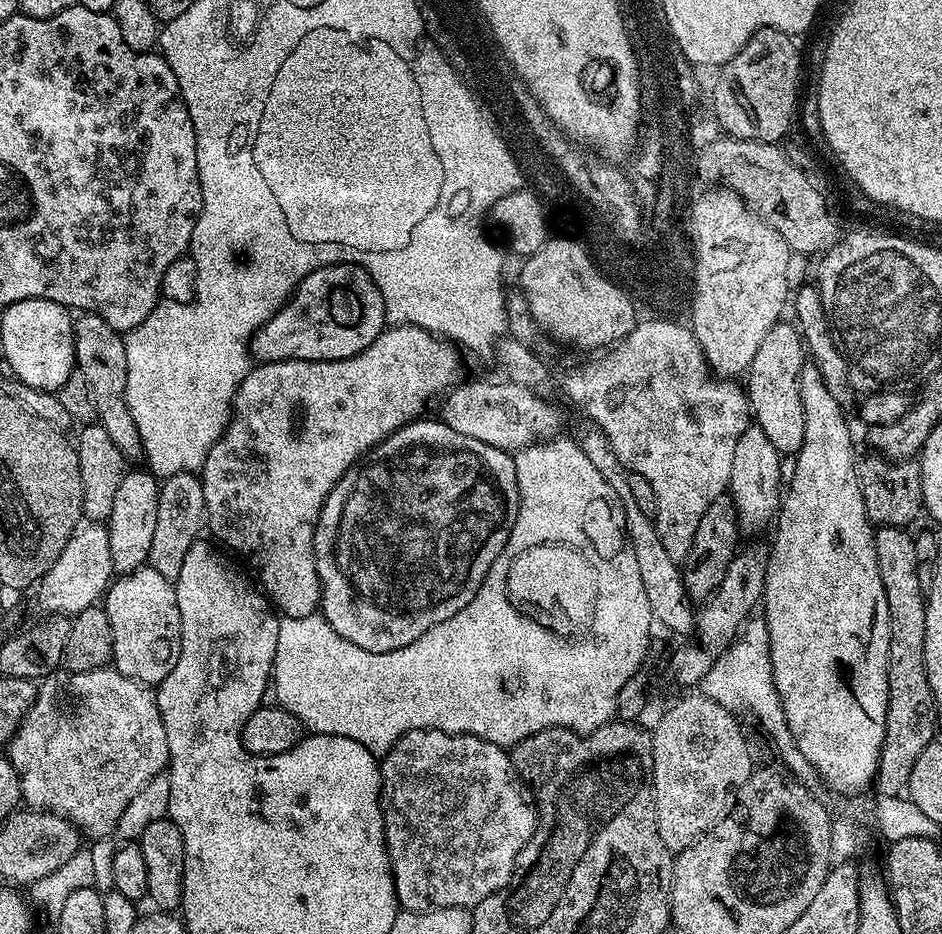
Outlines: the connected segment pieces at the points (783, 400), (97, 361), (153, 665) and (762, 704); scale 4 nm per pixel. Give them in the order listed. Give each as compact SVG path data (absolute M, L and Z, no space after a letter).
M792 322L775 324L762 338L754 362L750 362L746 373L748 405L752 408L755 427L770 438L774 450L781 454L800 451L802 438L806 434L806 422L802 422L802 394L800 393L800 368L806 363L806 345L799 328Z
M80 314L75 317L74 350L76 351L76 368L86 378L86 390L90 390L90 398L96 411L95 423L110 434L114 446L122 450L125 461L138 462L144 460L144 443L138 434L138 426L134 426L134 414L130 414L130 406L126 402L126 346L124 336L115 332L100 316Z
M150 566L117 575L102 600L110 618L112 659L116 671L139 684L158 686L174 670L180 653L180 615L175 583Z
M752 618L745 623L740 635L721 654L714 669L715 676L716 689L711 689L710 692L712 699L719 702L723 708L733 710L745 708L750 715L756 716L757 722L768 731L768 736L772 739L777 754L784 759L783 767L790 773L791 779L809 790L821 787L822 781L818 770L814 770L814 766L810 766L810 762L802 758L802 750L798 750L798 746L792 741L792 735L782 710L780 695L774 684L770 662L770 638L763 618Z

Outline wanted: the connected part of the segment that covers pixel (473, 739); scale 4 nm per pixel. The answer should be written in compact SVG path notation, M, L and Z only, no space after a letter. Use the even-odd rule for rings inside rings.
M437 728L410 730L405 736L398 738L396 745L380 760L380 808L384 811L384 841L392 867L396 902L401 909L409 912L428 912L432 908L475 908L478 902L482 902L482 898L490 898L490 894L508 885L518 854L526 846L526 842L530 842L538 827L538 813L533 797L505 749L477 736L450 734Z

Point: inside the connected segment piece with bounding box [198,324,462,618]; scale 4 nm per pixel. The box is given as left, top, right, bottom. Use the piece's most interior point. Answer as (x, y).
(298, 426)

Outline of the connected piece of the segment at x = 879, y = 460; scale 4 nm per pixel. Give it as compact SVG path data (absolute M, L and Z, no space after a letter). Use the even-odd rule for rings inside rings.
M868 454L856 466L856 477L862 490L862 502L873 525L907 529L924 512L922 498L922 470L919 459L895 462L879 455Z

